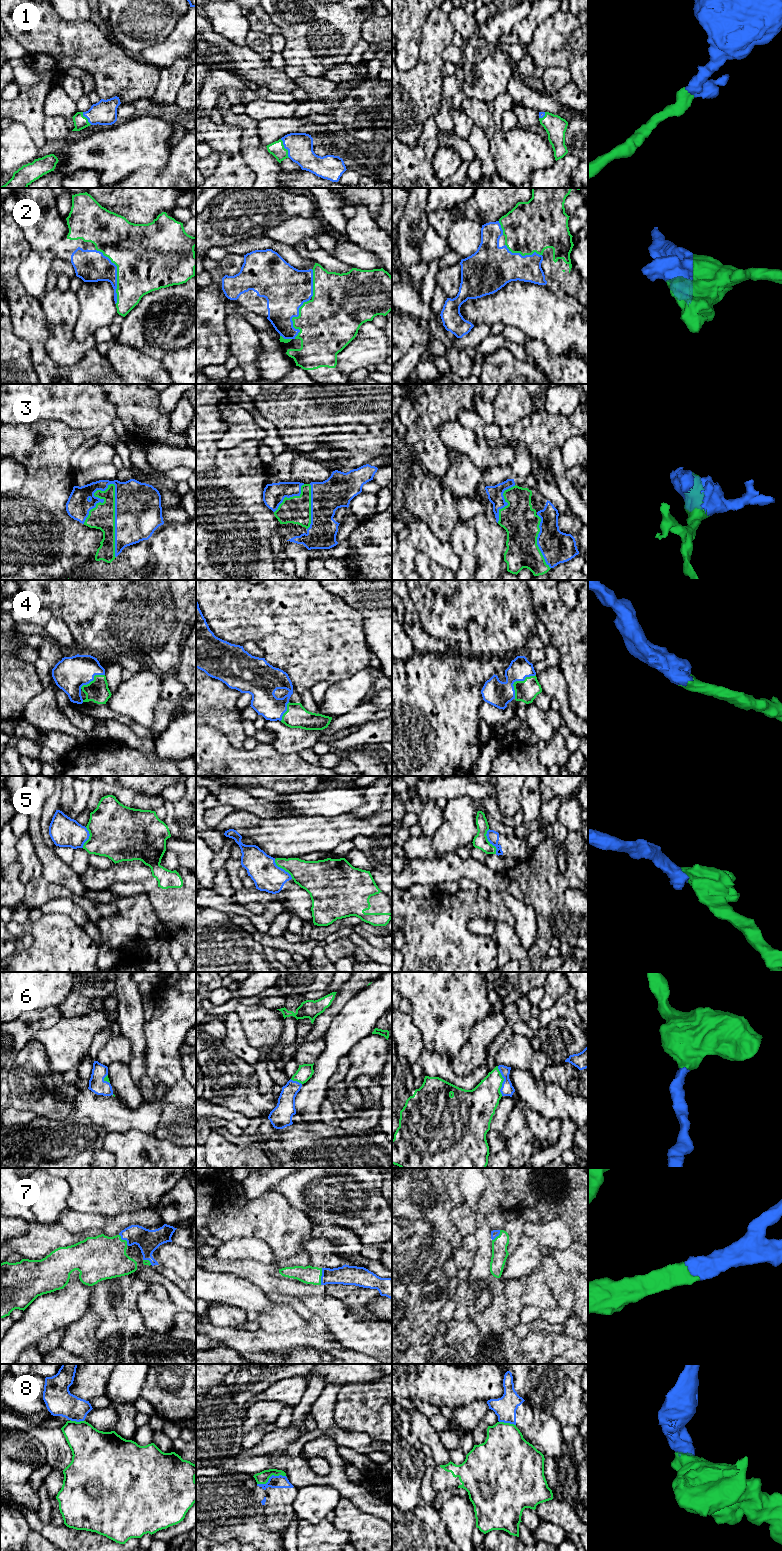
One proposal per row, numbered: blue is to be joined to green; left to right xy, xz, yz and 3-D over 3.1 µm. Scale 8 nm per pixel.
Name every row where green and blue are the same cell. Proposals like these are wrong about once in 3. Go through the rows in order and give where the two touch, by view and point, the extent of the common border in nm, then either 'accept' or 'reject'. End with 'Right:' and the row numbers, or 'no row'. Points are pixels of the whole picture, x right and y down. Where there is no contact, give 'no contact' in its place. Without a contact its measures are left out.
1: contact xz (284, 148); length 170 nm; accept
2: contact xy (117, 275); length 460 nm; accept
3: contact xy (114, 519); length 600 nm; accept
4: contact yz (517, 681); length 260 nm; accept
5: contact yz (488, 841); length 220 nm; reject
6: contact yz (503, 1080); length 240 nm; accept
7: contact xz (321, 1275); length 140 nm; accept
8: contact xz (271, 1475); length 240 nm; reject
Right: 1, 2, 3, 4, 6, 7

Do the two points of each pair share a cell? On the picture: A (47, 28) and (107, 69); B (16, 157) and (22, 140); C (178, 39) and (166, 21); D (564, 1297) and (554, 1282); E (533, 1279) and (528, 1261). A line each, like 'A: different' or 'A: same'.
A: same
B: same
C: different
D: same
E: different

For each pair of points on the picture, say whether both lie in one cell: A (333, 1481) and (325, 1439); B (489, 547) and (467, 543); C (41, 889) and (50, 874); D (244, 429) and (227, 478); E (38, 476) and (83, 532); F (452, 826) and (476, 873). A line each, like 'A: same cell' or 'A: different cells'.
A: same cell
B: different cells
C: different cells
D: different cells
E: same cell
F: different cells

